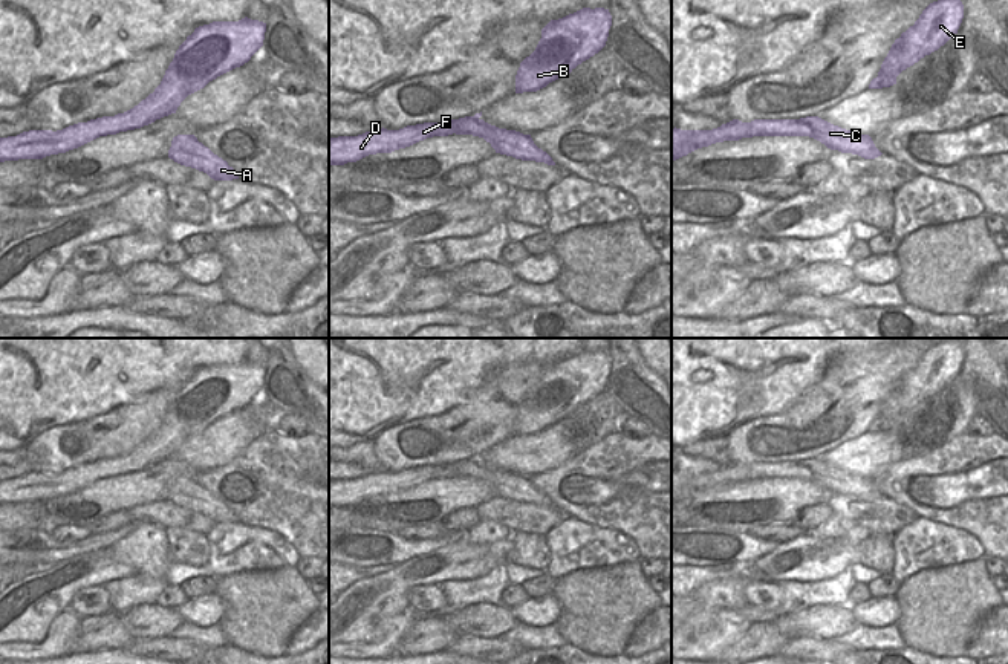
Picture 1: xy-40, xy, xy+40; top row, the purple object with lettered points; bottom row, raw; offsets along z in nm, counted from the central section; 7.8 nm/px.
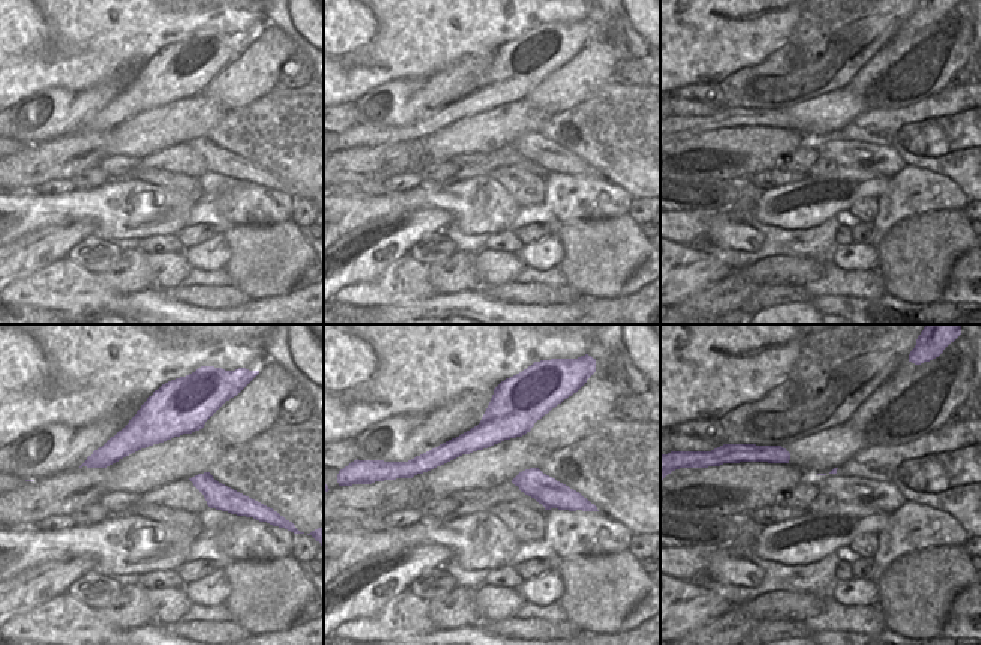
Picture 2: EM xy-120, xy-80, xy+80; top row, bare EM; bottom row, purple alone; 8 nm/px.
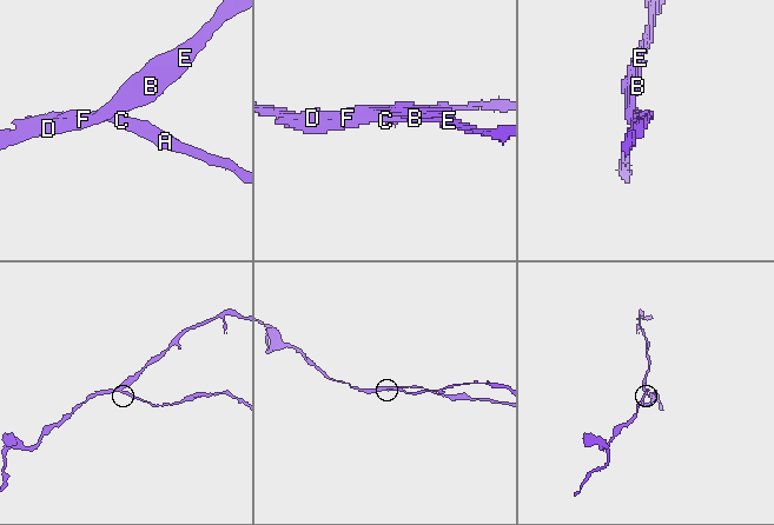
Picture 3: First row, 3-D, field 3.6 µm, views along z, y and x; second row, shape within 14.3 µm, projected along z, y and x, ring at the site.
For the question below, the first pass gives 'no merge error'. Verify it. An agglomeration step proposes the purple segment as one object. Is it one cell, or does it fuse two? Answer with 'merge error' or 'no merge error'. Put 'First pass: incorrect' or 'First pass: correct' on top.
First pass: incorrect
merge error

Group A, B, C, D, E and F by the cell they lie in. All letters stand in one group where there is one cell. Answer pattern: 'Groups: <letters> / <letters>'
Groups: A C / B D E F.

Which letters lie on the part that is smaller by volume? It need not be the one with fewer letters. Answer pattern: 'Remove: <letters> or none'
Remove: A, C

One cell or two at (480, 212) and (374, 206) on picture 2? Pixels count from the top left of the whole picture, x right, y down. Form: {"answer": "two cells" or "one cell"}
{"answer": "one cell"}

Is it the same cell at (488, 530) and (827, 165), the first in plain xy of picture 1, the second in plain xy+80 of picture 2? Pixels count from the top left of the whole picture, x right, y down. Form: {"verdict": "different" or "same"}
{"verdict": "same"}

